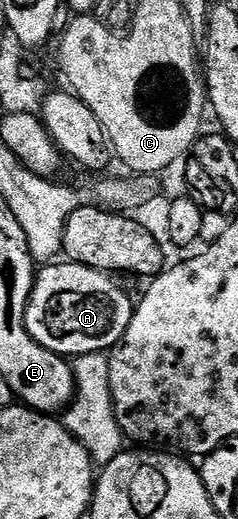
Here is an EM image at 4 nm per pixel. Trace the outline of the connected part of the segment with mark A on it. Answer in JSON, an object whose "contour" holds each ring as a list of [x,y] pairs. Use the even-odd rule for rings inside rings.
{"contour":[[[50,262],[34,277],[34,289],[26,307],[26,329],[40,346],[67,358],[93,352],[109,353],[123,343],[134,317],[135,301],[109,272],[77,263]]]}

